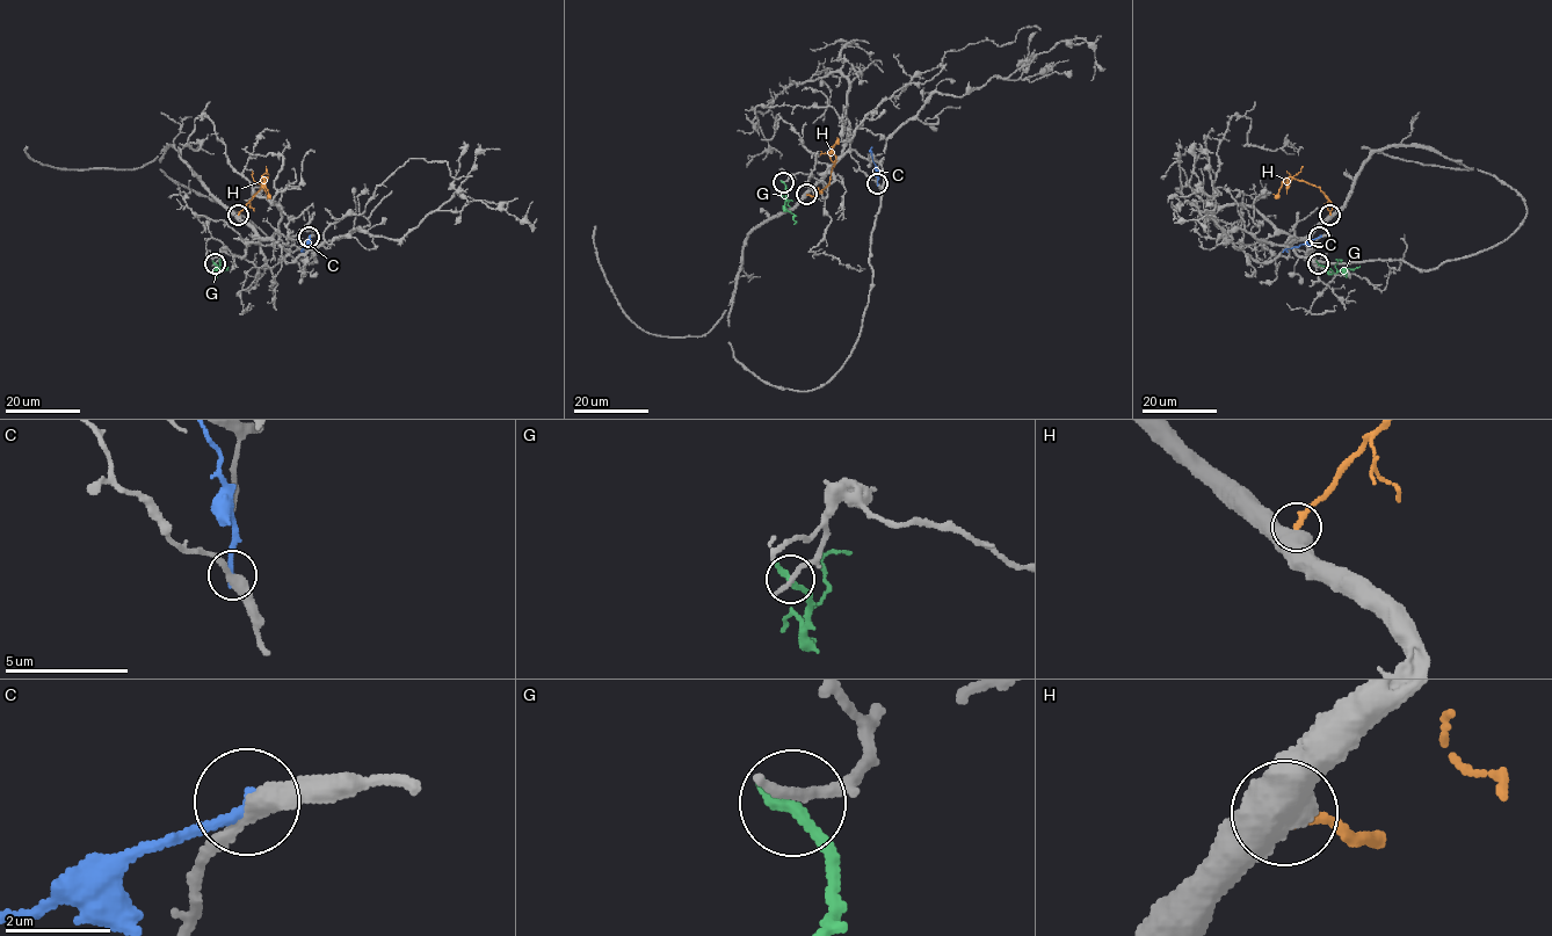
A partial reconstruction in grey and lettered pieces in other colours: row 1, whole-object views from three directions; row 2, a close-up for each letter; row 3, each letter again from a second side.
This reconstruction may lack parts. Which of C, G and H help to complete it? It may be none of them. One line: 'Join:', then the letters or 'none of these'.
Join: none of these

